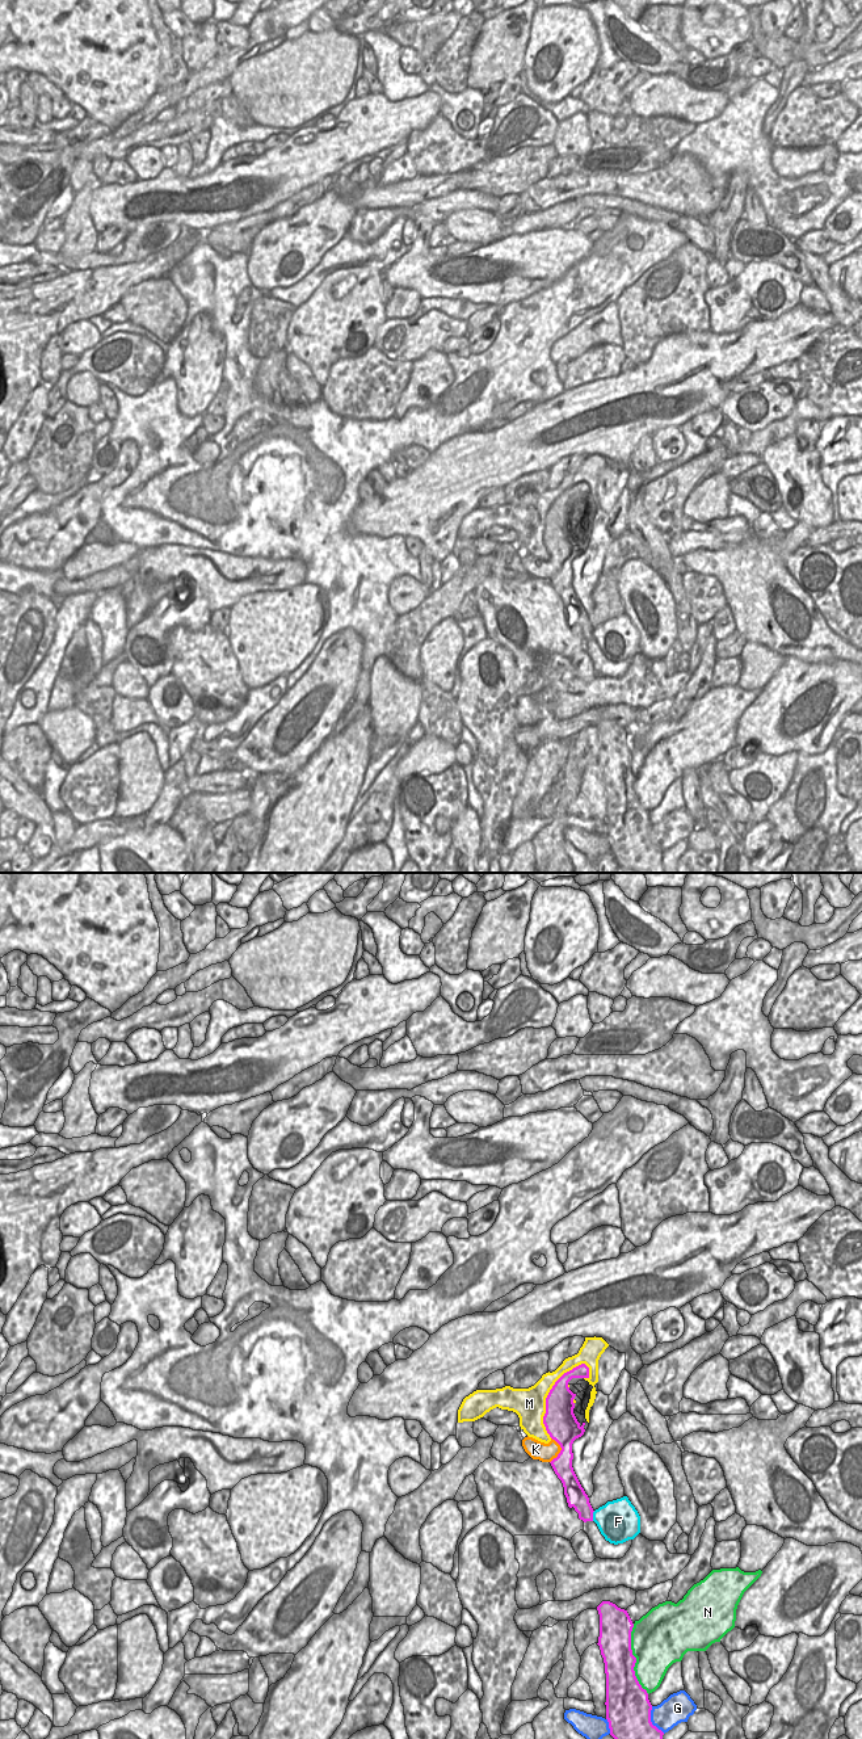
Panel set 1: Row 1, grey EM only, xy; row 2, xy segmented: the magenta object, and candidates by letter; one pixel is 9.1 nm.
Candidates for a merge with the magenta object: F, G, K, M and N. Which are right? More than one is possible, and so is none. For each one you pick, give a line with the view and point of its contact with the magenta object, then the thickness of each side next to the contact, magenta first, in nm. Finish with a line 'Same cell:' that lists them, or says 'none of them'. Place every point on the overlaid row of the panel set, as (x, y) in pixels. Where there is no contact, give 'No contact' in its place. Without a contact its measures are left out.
M: Touches magenta at xy (547, 1395). Thickness 280 nm (magenta) against 280 nm
Same cell: M

